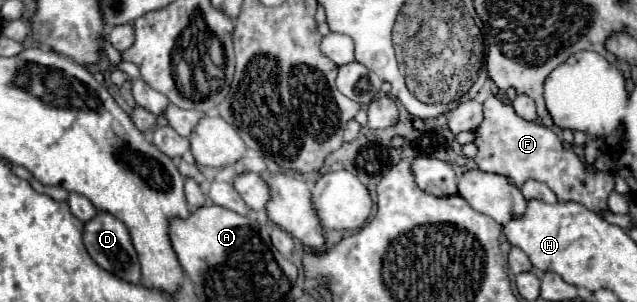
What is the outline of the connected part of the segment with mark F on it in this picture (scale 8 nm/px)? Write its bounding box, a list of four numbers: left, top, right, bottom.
[474,96,614,212]

